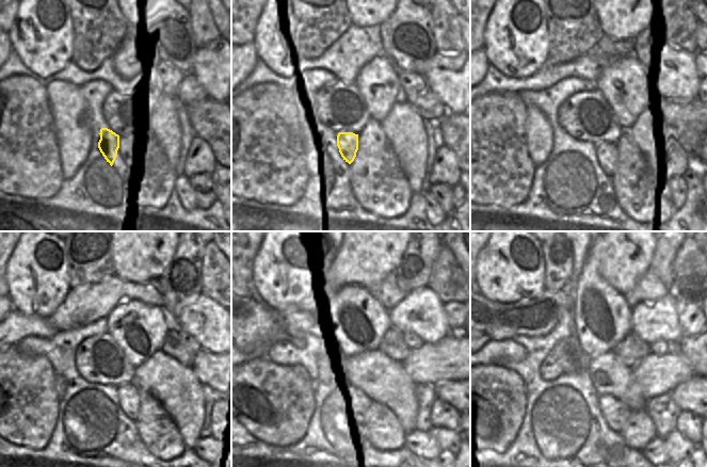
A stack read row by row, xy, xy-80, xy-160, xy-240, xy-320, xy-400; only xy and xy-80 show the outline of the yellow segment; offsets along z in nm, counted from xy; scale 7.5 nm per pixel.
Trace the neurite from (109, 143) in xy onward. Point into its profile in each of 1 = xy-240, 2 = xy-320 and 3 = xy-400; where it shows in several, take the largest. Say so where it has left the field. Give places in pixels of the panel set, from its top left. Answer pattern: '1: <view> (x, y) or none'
1: xy-240 (127, 393)
2: xy-320 (369, 409)
3: xy-400 (615, 414)

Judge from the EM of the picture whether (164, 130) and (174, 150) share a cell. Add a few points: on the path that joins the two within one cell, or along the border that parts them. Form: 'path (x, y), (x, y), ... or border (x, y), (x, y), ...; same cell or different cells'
path (167, 135), (172, 145); same cell

